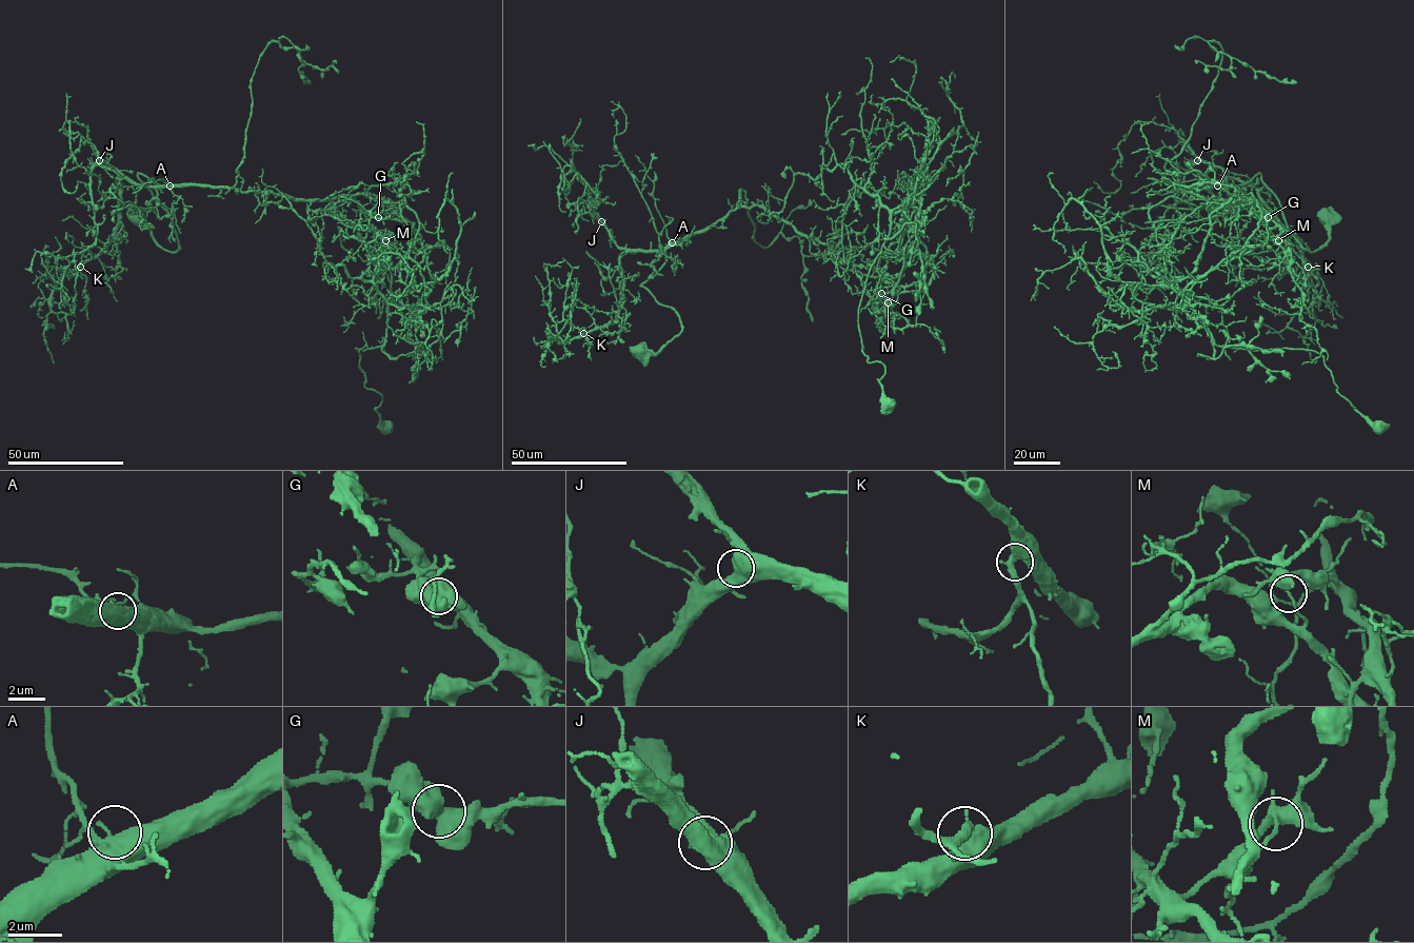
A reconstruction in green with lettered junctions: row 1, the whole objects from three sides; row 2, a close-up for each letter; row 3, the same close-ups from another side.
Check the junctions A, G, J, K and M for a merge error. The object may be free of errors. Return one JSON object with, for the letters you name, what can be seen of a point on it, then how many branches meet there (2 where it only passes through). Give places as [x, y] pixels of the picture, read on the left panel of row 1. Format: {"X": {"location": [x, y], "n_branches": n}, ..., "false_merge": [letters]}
{"M": {"location": [385, 240], "n_branches": 2}, "false_merge": ["M"]}

